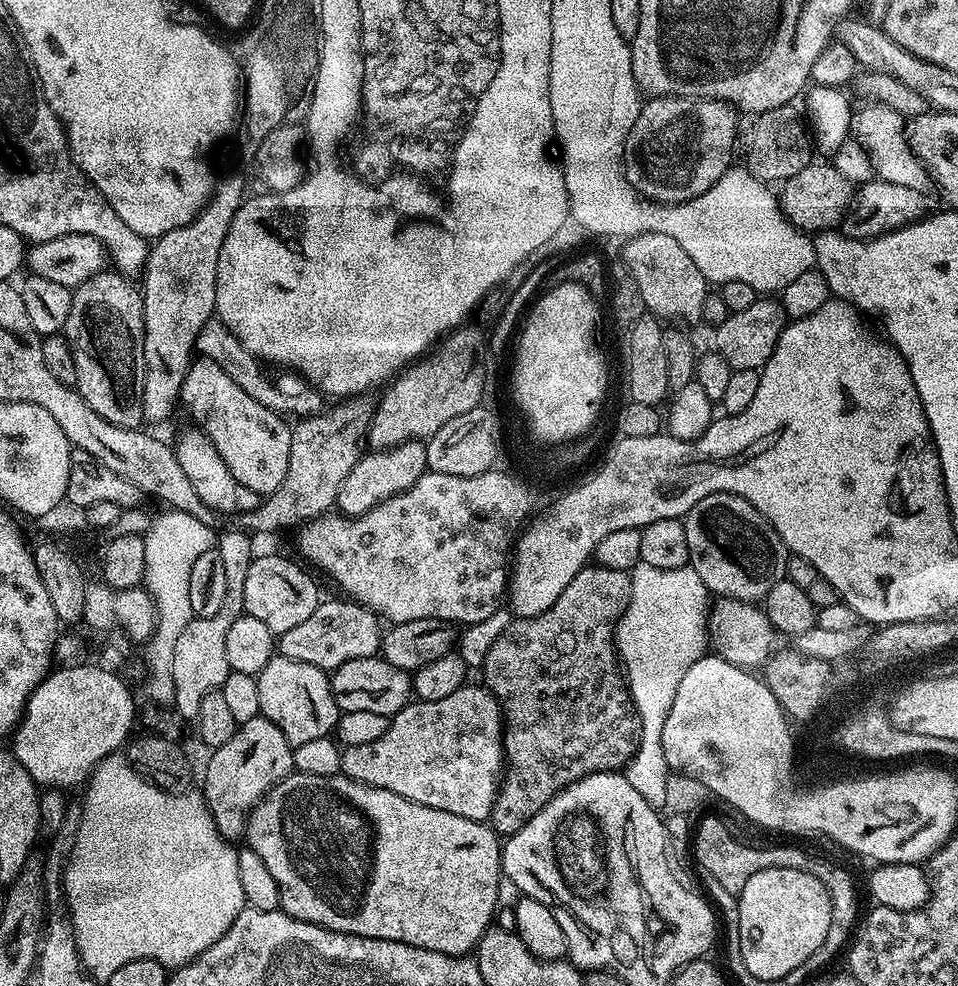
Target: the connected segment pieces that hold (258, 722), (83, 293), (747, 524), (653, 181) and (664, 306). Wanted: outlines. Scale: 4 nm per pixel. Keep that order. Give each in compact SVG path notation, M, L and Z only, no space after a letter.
M262 715L250 718L250 722L239 725L235 734L230 738L230 742L211 749L212 757L209 758L208 765L204 768L202 795L204 801L208 803L208 813L214 818L221 836L225 838L243 837L246 817L252 805L256 804L279 780L293 772L292 750L293 745L288 743L282 730L278 730L274 722L270 722Z
M102 270L74 289L70 302L70 314L64 323L63 336L74 354L76 367L75 389L88 403L90 410L106 422L123 428L140 428L145 423L142 410L142 386L144 385L144 297L141 289L131 284L127 275L119 271Z
M729 492L710 494L702 498L683 517L686 530L686 546L688 547L688 562L693 570L702 578L709 593L725 600L747 600L749 602L763 601L765 596L774 590L779 580L788 575L788 548L782 542L782 538L774 530L774 526L746 498L735 496Z
M658 96L641 103L634 126L624 137L624 177L645 201L661 206L681 204L698 198L722 174L733 167L732 147L736 144L736 116L731 104L722 100L702 100L690 96Z
M640 232L623 241L623 267L636 280L640 296L644 299L645 309L664 322L676 322L681 316L684 320L696 320L702 310L702 302L710 291L709 281L705 280L702 270L694 266L690 254L674 242L674 238L661 232Z

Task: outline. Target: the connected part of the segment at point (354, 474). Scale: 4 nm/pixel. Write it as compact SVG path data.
M407 440L390 448L365 451L354 466L354 470L346 474L346 482L342 482L338 490L335 507L343 515L360 516L386 498L414 486L414 482L418 482L418 478L422 478L427 471L429 466L424 440Z

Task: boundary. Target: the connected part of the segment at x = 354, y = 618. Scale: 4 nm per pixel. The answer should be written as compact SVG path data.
M325 599L314 614L310 614L310 618L303 620L299 626L279 633L279 655L294 658L294 662L310 662L310 666L318 666L329 674L346 662L354 662L354 658L377 655L381 651L381 617L354 600L339 599Z

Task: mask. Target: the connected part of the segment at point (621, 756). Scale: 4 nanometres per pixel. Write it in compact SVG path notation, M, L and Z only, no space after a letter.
M586 566L558 594L558 602L550 606L537 616L522 616L513 618L505 628L496 636L495 642L490 646L490 650L484 656L482 673L484 672L483 687L492 693L493 699L500 704L502 713L502 745L504 749L502 779L498 784L496 800L492 803L492 814L490 817L490 827L495 830L496 835L501 838L513 836L546 802L550 802L564 788L568 788L574 782L586 778L595 772L620 772L640 749L640 716L636 712L636 703L632 700L632 691L628 688L625 673L616 648L616 625L619 624L622 614L628 609L630 594L632 593L632 578L628 572L622 570L610 570L599 566Z

